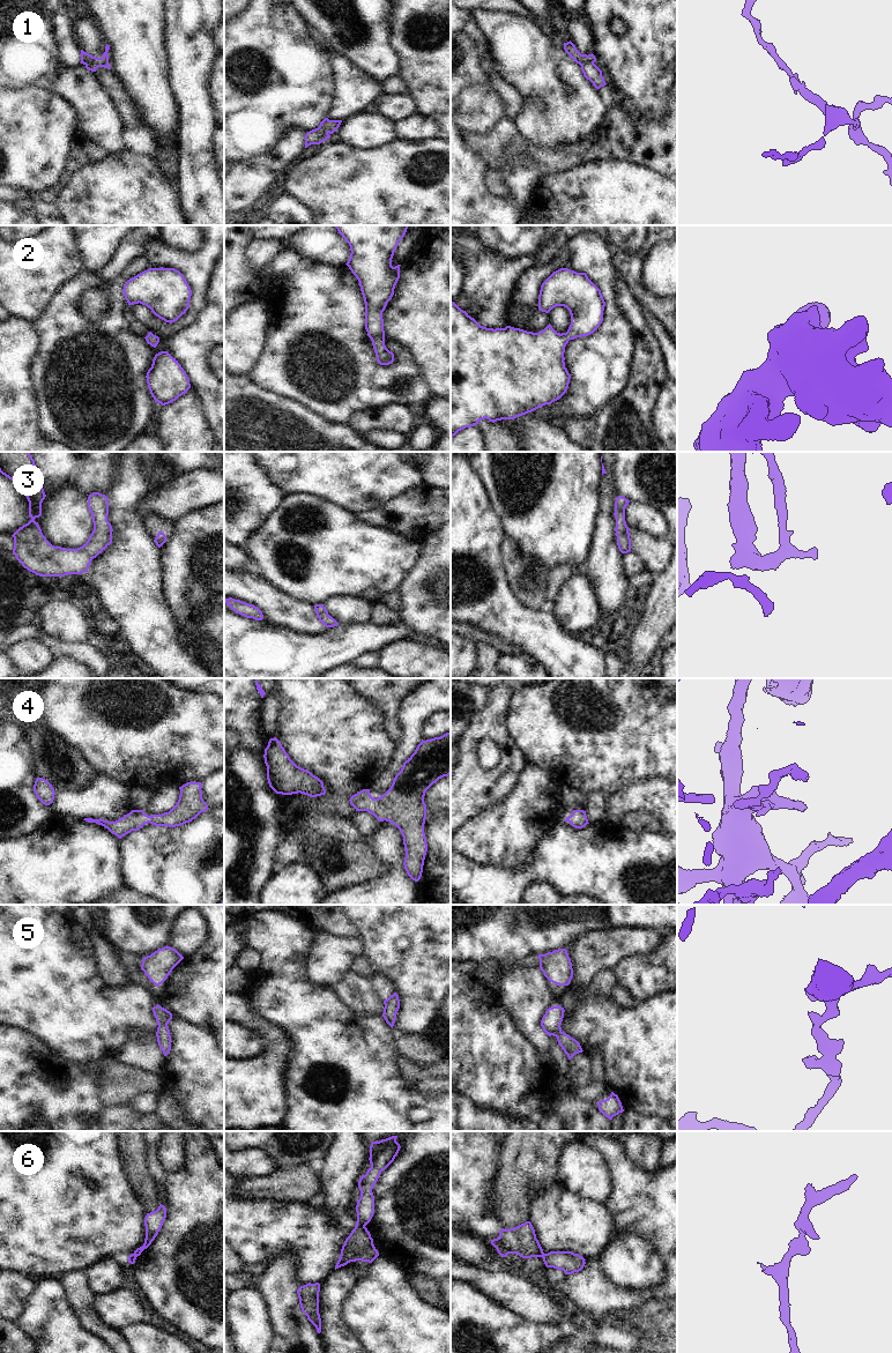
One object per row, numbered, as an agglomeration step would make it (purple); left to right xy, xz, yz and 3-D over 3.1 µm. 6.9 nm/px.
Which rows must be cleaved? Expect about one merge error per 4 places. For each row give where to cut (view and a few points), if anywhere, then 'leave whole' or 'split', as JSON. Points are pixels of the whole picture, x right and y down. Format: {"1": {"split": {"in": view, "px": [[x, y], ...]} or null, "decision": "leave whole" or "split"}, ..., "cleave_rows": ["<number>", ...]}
{"1": {"split": null, "decision": "leave whole"}, "2": {"split": null, "decision": "leave whole"}, "3": {"split": null, "decision": "leave whole"}, "4": {"split": null, "decision": "leave whole"}, "5": {"split": null, "decision": "leave whole"}, "6": {"split": {"in": "xz", "px": [[356, 1223], [364, 1226]]}, "decision": "split"}, "cleave_rows": ["6"]}

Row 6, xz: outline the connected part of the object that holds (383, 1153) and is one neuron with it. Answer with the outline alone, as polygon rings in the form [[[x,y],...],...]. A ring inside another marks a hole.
[[[392,1136],[389,1138],[371,1143],[369,1158],[371,1167],[358,1181],[358,1188],[360,1190],[360,1198],[357,1200],[356,1205],[356,1224],[358,1225],[366,1226],[373,1217],[374,1196],[372,1189],[381,1172],[394,1161],[401,1148],[396,1138],[397,1136]]]

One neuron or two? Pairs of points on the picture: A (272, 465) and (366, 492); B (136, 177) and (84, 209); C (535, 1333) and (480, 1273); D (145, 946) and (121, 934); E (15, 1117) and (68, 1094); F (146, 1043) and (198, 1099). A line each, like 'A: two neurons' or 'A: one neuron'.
A: one neuron
B: one neuron
C: two neurons
D: one neuron
E: one neuron
F: two neurons

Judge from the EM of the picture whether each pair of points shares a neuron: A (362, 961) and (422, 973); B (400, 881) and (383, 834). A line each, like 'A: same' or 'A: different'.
A: different
B: same

